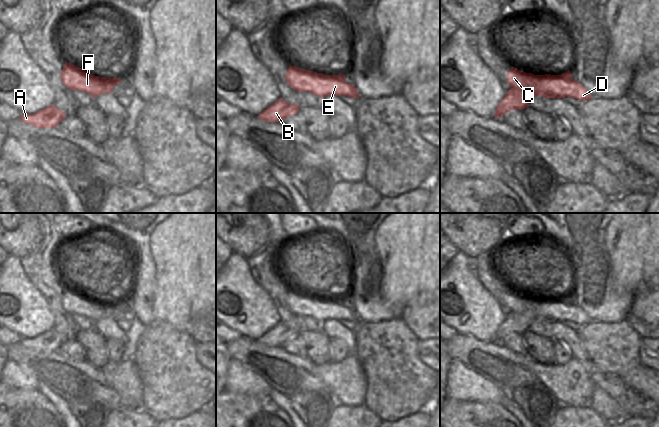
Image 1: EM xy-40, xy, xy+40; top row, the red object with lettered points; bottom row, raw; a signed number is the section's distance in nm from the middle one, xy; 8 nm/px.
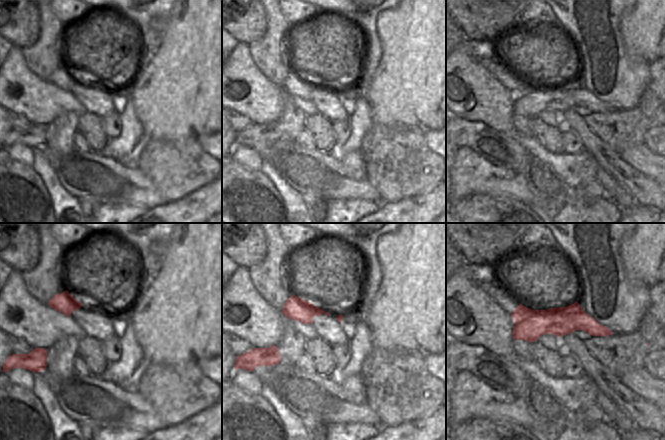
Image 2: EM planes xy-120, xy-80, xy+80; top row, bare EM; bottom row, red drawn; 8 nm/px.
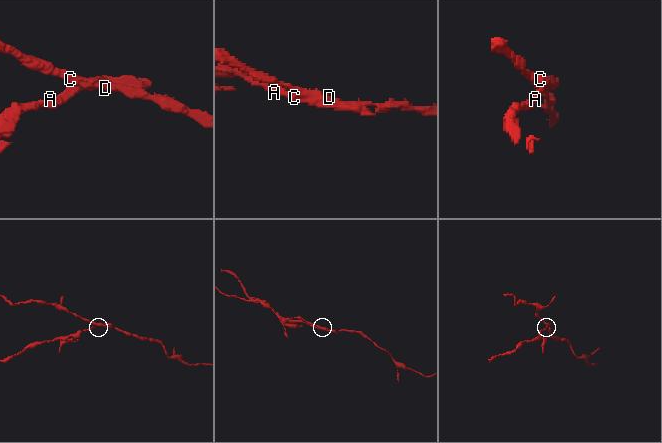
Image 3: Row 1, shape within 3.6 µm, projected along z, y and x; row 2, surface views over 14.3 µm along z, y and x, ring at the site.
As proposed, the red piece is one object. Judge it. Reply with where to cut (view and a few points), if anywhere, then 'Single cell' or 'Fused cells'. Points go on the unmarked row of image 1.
Split along xy (278, 324), (286, 329), (298, 332). Fused cells.

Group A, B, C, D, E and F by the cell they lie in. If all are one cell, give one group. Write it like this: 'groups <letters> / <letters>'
groups A B / C D E F

